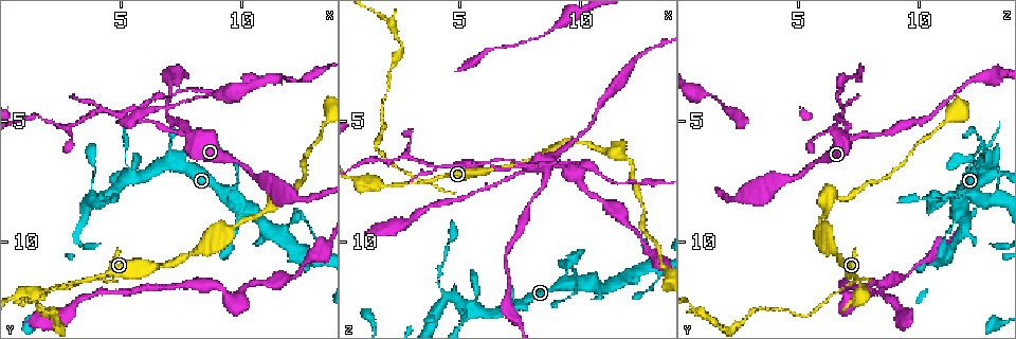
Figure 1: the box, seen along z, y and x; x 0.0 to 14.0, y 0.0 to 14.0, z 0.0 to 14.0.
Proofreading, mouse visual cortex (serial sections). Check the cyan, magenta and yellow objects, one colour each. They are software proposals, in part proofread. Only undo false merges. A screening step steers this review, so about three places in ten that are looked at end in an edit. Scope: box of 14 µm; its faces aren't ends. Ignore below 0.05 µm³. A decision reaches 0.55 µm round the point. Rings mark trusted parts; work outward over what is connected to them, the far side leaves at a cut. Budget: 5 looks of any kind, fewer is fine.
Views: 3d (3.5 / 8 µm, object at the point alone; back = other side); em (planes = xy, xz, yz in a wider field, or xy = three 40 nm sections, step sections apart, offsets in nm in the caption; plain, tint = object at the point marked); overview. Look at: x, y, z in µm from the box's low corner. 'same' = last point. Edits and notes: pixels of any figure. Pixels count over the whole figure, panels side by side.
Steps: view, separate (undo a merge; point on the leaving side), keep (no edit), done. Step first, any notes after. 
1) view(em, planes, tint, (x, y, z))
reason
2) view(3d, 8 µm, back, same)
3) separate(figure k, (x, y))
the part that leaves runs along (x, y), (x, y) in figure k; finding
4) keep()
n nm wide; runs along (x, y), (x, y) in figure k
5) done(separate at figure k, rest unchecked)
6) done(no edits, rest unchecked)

view(3d, 3.5 µm, (3.5, 11.6, 7.5))
side arm on a straight run

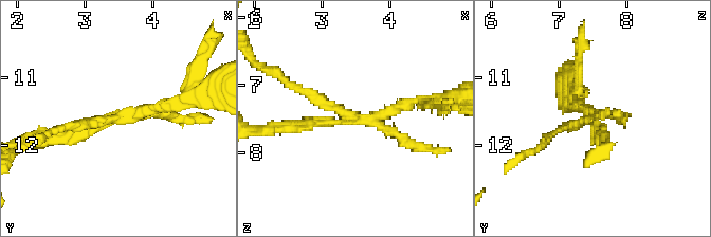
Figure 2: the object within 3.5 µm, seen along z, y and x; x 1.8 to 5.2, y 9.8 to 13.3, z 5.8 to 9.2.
view(em, xy, step 3, tint, (3.50, 11.60, 7.50))

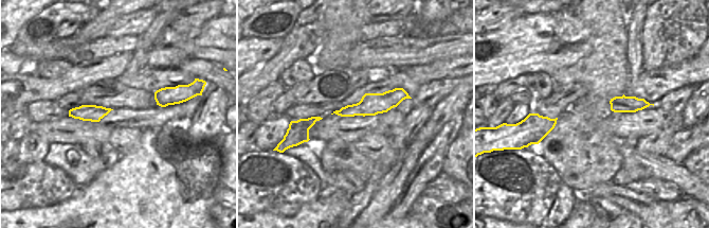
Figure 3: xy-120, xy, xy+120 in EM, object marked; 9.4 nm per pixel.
separate(figure 2, (312, 93))
220 nm wide; the part that leaves runs along (350, 115), (298, 91), (266, 69) in figure 2; two cells meet here

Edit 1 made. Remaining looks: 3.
view(3d, 3.5 µm, (5.2, 4.8, 6.8))
a fork

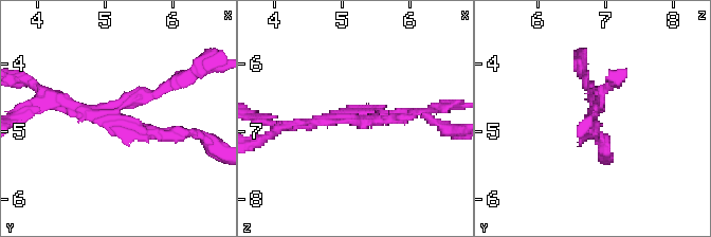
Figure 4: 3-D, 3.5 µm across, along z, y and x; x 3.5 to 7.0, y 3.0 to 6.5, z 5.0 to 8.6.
view(em, xy, step 5, tint, (5.15, 4.80, 6.70))
3 arms; arms of 150, 150, 150 nm

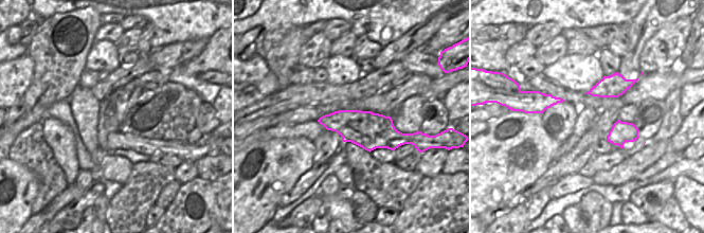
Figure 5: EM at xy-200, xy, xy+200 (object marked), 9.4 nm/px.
separate(figure 4, (152, 93))
the part that leaves runs along (119, 107), (203, 68) in figure 4; two cells meet here

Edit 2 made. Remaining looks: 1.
done(separate at figure 2, separate at figure 4, rest unchecked)

